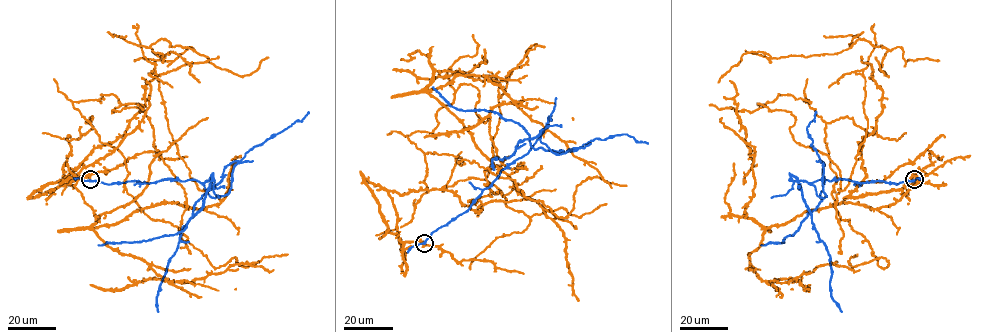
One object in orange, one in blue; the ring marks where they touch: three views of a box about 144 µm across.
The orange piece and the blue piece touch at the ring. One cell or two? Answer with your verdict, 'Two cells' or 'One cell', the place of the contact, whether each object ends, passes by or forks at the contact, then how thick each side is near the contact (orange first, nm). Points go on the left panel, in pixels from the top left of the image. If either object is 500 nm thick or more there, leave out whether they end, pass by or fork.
Two cells. Place: (90, 179). At the ring orange ends. At the ring blue passes by. Thickness 260 nm (orange) against 360 nm

